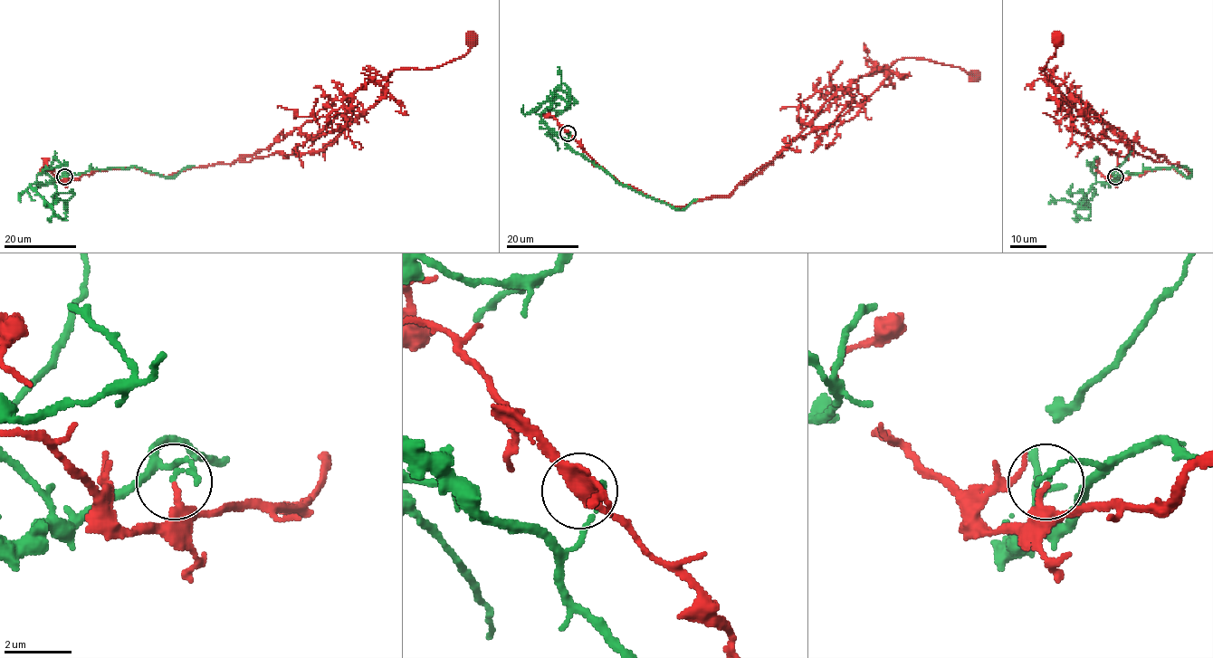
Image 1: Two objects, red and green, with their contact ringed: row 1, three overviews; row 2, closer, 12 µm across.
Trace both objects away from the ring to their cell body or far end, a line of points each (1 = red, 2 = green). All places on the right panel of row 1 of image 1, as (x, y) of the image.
1: (1115, 176), (1189, 171), (1066, 97), (1039, 68), (1055, 42)
2: (1115, 176), (1084, 196), (1075, 214), (1085, 219), (1091, 210), (1080, 190), (1071, 193), (1073, 184)

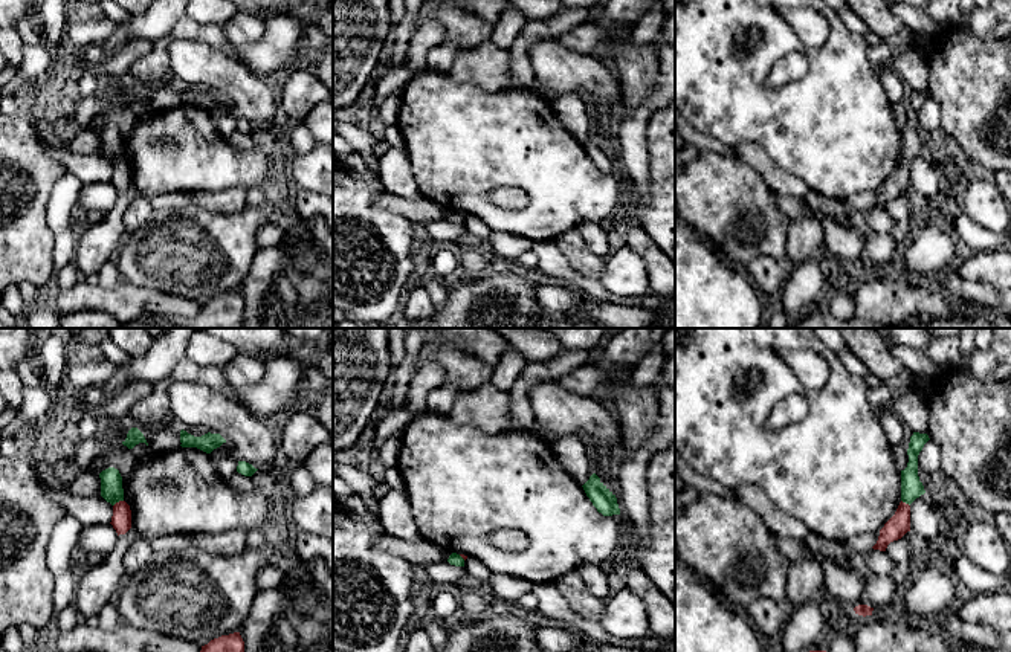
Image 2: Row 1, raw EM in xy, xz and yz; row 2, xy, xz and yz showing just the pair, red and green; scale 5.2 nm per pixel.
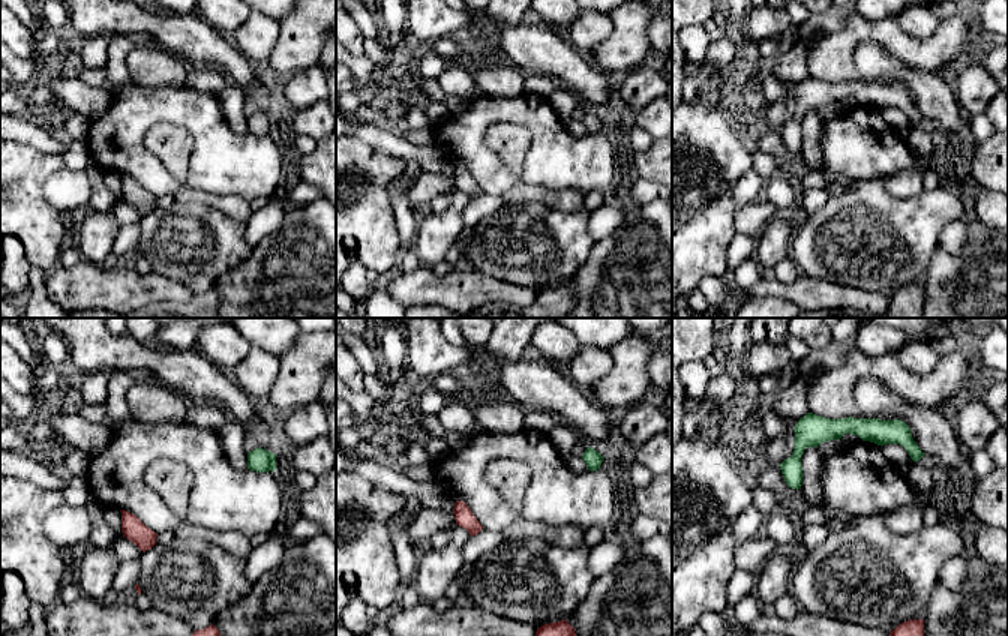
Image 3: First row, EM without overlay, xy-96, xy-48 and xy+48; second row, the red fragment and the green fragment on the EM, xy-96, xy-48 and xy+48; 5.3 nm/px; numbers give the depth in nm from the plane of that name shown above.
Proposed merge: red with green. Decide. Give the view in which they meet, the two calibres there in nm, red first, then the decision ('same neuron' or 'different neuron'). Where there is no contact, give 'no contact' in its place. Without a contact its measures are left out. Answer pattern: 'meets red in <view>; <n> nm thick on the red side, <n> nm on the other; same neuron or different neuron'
meets red in xy; 110 nm thick on the red side, 120 nm on the other; different neuron

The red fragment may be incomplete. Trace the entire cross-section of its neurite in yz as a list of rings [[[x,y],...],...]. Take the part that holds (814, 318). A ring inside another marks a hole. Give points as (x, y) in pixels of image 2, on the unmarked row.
[[[809,308],[796,322],[794,328],[927,328],[924,325],[886,325],[875,322],[863,322],[858,319],[840,321],[834,318],[826,308]]]

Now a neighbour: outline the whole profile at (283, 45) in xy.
[[[299,11],[276,14],[266,20],[266,32],[260,41],[250,46],[234,46],[218,24],[199,24],[183,15],[166,38],[157,40],[150,50],[137,56],[130,69],[137,87],[151,87],[173,81],[168,46],[173,40],[197,40],[211,44],[234,58],[252,73],[270,81],[279,81],[298,63],[305,58],[308,49],[304,40],[302,24],[308,23]]]

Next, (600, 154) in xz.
[[[593,131],[589,137],[582,144],[586,154],[603,174],[620,173],[615,153]]]

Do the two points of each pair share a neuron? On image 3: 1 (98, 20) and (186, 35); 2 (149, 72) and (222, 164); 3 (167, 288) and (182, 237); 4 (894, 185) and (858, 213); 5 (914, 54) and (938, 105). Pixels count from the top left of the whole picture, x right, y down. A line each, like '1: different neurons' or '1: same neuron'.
1: same neuron
2: different neurons
3: different neurons
4: different neurons
5: different neurons

